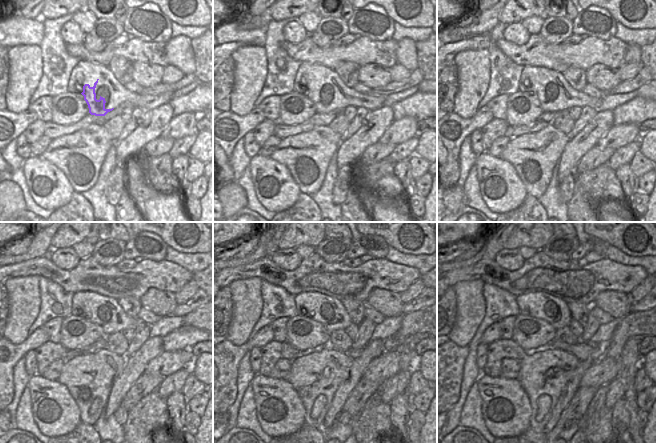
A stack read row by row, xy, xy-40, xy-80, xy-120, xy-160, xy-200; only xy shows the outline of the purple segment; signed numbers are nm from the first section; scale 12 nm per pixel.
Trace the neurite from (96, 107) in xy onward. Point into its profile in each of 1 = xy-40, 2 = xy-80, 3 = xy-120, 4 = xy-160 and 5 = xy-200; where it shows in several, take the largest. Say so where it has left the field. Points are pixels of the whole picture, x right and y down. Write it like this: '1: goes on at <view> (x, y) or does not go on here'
1: goes on at xy-40 (322, 106)
2: goes on at xy-80 (546, 104)
3: goes on at xy-120 (89, 315)
4: goes on at xy-160 (310, 314)
5: goes on at xy-200 (534, 314)

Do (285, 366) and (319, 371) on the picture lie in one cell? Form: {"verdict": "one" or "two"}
{"verdict": "two"}

